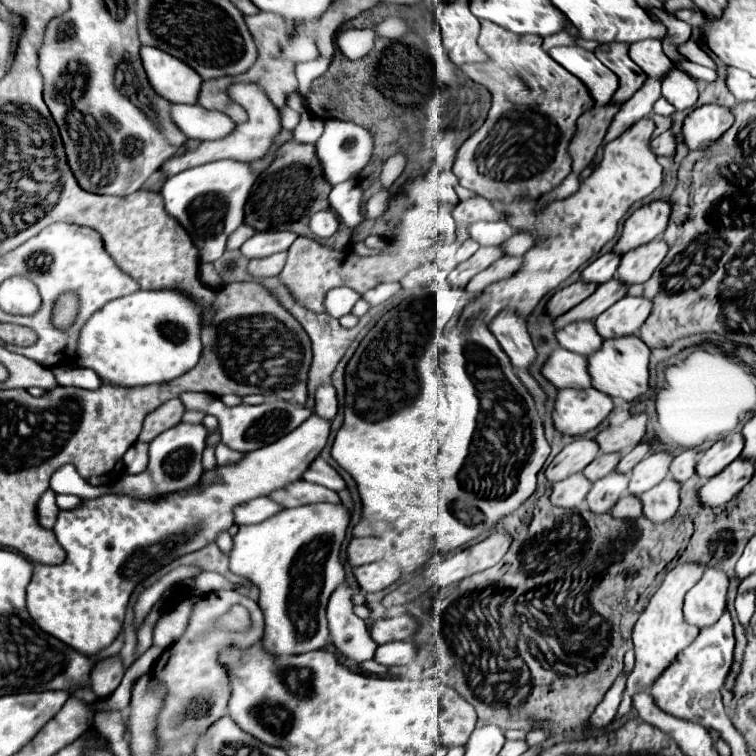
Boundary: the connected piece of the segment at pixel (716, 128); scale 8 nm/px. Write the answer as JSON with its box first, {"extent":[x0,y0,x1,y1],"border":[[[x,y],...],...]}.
{"extent":[683,104,733,150],"border":[[[717,104],[695,108],[683,122],[683,138],[691,150],[709,148],[733,124],[733,114]]]}

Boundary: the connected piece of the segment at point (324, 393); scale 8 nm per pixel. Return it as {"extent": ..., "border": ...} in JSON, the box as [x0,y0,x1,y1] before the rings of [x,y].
{"extent":[315,382,337,420],"border":[[[331,382],[321,384],[315,392],[315,412],[325,418],[325,420],[333,420],[337,414],[337,392],[333,388]]]}

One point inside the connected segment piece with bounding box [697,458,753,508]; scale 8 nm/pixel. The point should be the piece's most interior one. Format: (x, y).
(720, 489)

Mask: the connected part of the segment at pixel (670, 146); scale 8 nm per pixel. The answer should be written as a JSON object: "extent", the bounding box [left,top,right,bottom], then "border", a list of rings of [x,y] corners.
{"extent":[651,132,675,156],"border":[[[665,132],[651,140],[651,150],[657,156],[673,156],[675,154],[675,138],[671,132]]]}

